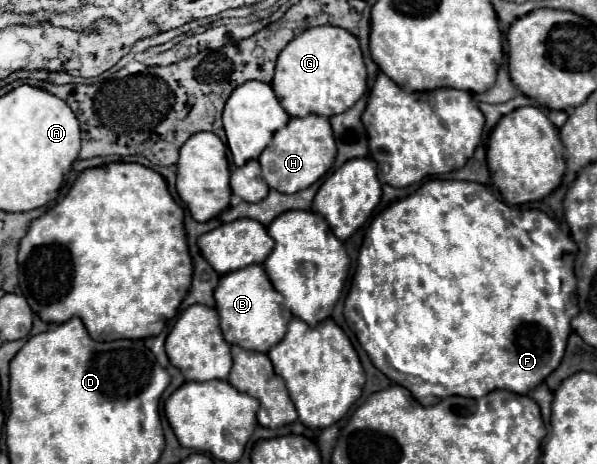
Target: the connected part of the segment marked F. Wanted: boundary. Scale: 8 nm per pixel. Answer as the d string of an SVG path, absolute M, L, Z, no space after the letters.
M429 180L419 190L415 190L405 200L399 200L385 208L369 224L359 260L357 272L344 305L347 326L357 336L361 348L369 354L375 368L379 368L389 380L405 386L423 406L435 404L435 400L449 396L481 398L493 390L509 390L515 394L529 394L537 388L561 362L567 338L571 334L571 318L579 312L577 306L577 280L573 272L577 246L569 234L561 230L559 224L537 209L510 207L497 200L488 186L477 182L461 180Z

